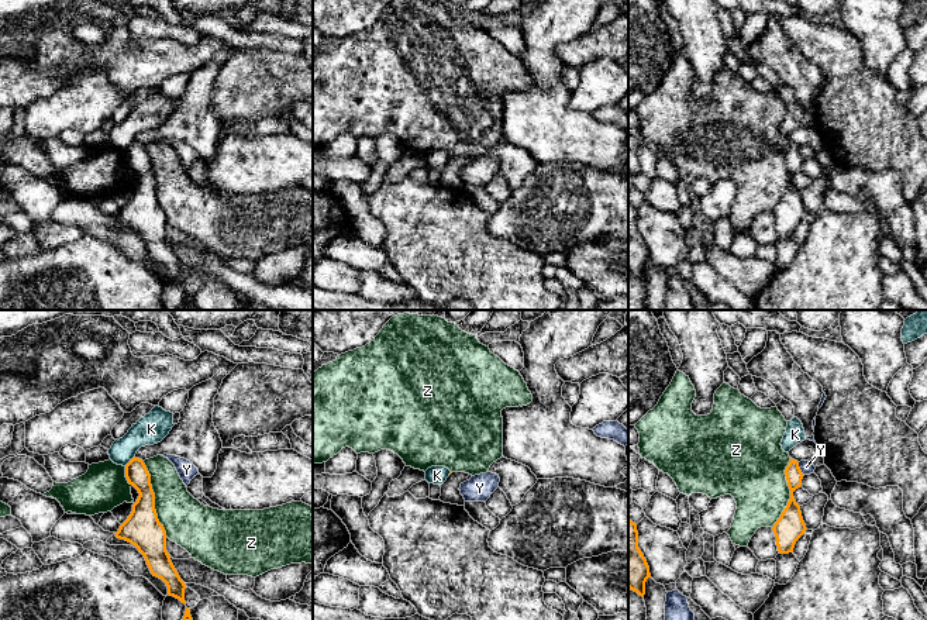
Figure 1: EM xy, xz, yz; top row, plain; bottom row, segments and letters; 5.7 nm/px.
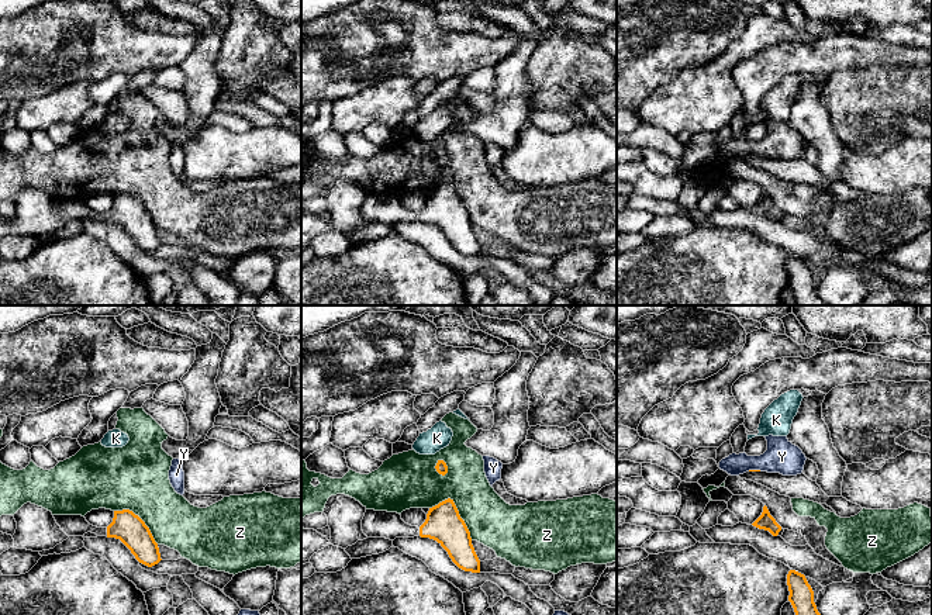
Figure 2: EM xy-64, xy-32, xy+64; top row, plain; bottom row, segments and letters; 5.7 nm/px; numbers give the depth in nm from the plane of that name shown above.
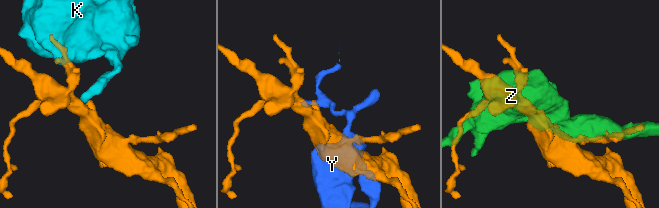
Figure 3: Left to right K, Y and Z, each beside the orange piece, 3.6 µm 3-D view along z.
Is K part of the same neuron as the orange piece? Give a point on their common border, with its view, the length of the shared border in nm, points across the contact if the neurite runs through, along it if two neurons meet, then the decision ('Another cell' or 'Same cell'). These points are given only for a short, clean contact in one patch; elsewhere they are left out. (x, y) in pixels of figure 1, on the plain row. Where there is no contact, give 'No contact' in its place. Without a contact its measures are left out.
Touches orange at xy (130, 145). Shared border 90 nm. Boundary: xy (134, 140), (124, 150). Another cell

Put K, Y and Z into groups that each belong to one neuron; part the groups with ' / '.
K / Y / Z

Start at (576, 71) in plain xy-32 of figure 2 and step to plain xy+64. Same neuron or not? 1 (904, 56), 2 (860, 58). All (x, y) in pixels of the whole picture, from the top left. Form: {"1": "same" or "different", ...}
{"1": "different", "2": "different"}

